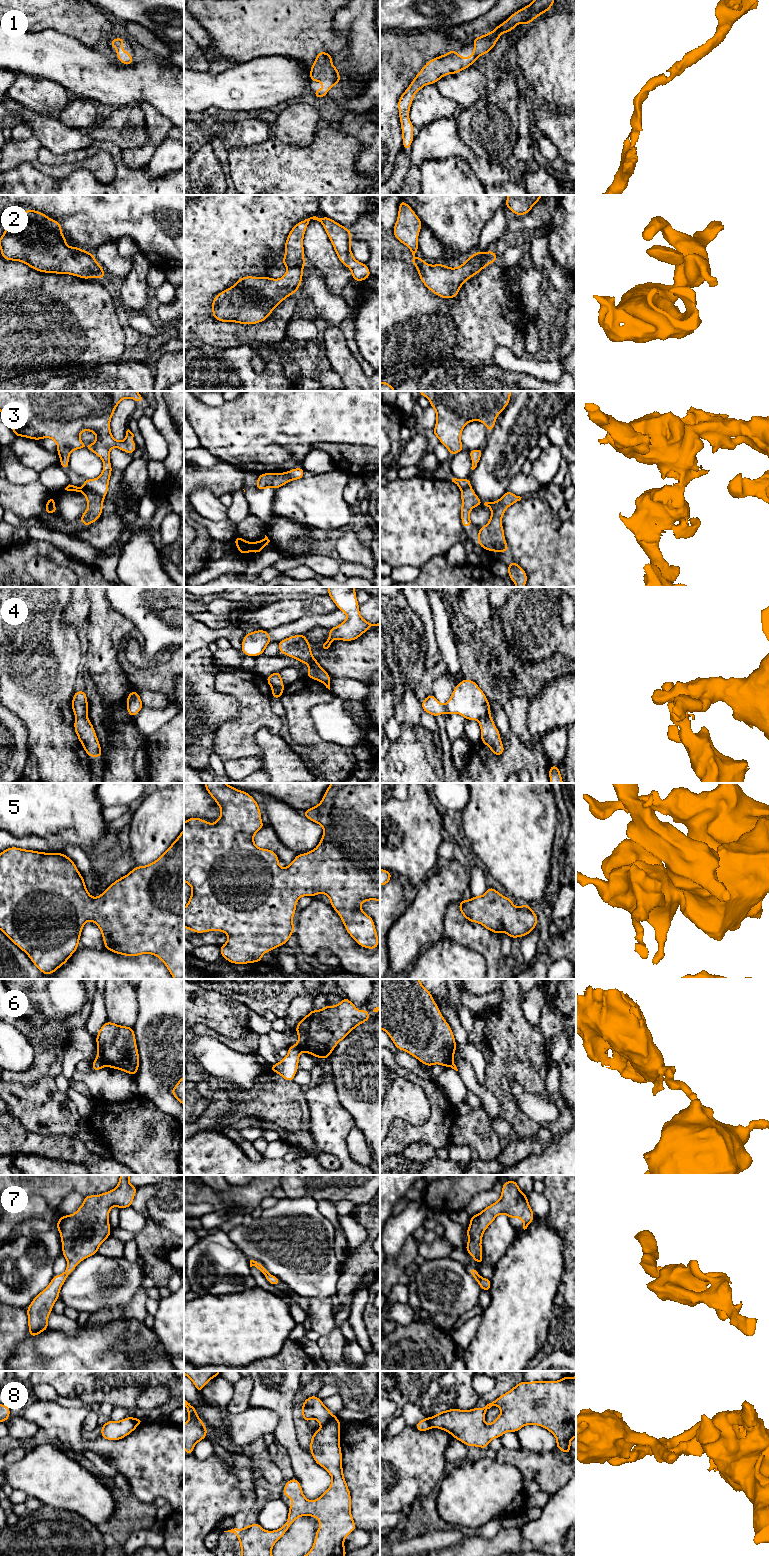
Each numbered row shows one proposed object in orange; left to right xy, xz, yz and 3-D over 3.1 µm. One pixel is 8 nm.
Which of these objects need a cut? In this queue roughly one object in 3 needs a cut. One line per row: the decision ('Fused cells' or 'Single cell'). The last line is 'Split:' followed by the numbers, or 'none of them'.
1: Single cell
2: Single cell
3: Fused cells
4: Fused cells
5: Single cell
6: Fused cells
7: Single cell
8: Fused cells
Split: 3, 4, 6, 8

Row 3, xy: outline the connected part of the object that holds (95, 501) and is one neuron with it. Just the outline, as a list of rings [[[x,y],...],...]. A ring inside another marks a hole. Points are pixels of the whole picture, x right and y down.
[[[70,484],[65,488],[65,490],[81,492],[85,495],[85,500],[88,502],[88,508],[80,517],[80,522],[83,523],[85,527],[88,527],[91,523],[99,520],[103,512],[104,501],[104,498],[101,495],[91,489],[84,487],[79,488]]]

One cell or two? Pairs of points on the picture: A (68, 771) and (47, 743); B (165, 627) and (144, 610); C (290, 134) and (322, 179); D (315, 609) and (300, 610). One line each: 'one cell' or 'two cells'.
A: one cell
B: one cell
C: two cells
D: one cell

